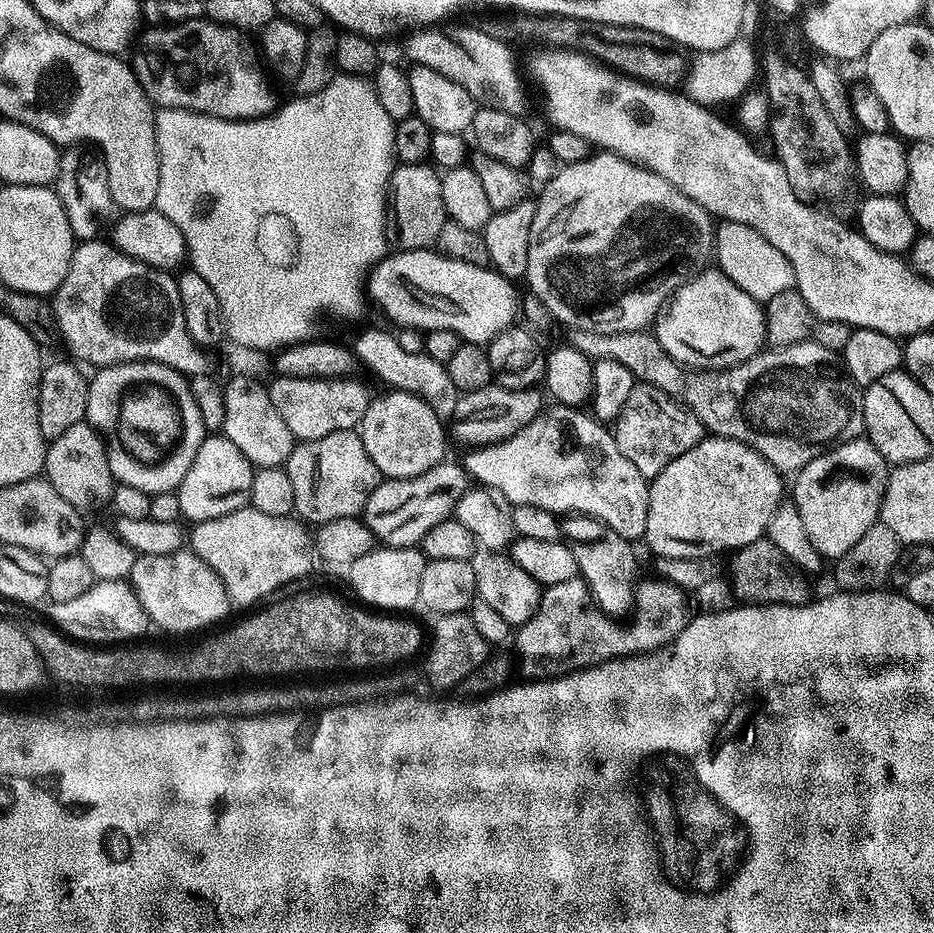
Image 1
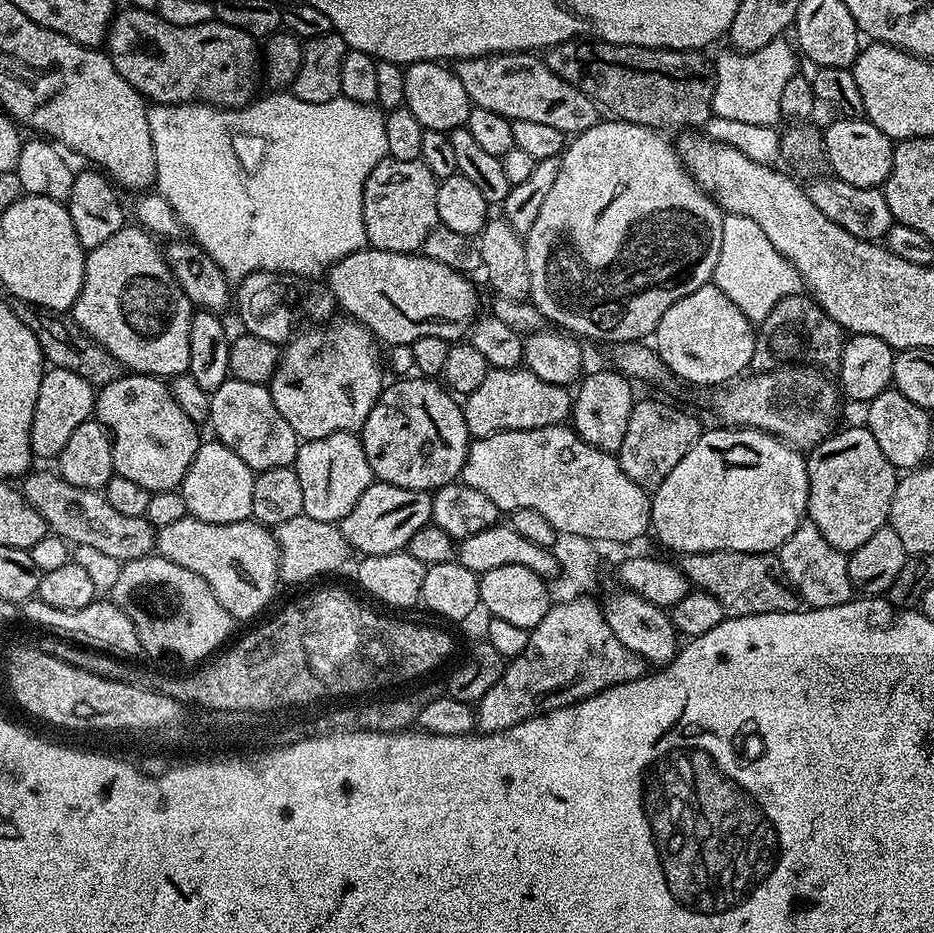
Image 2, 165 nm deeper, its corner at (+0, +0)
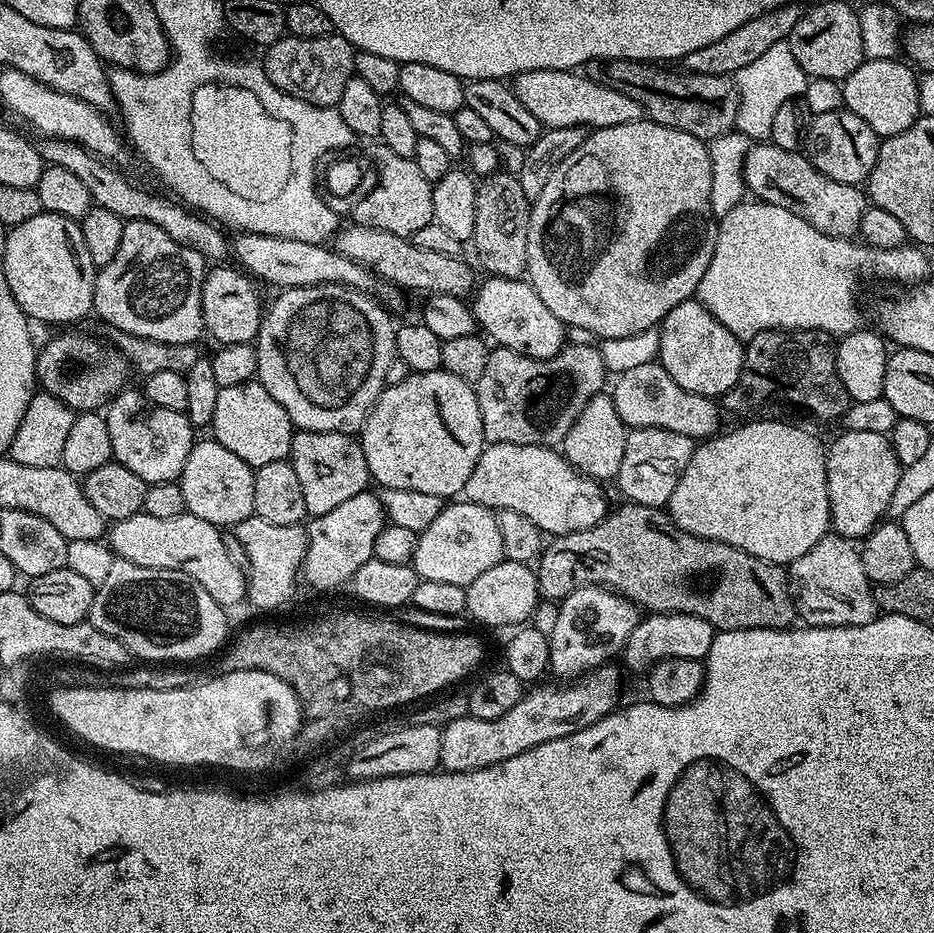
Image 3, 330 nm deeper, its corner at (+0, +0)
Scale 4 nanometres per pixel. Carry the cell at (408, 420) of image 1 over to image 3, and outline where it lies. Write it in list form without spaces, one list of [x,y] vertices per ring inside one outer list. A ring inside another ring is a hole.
[[[443,370],[439,372],[413,372],[405,375],[405,377],[405,380],[400,380],[397,384],[389,383],[385,387],[368,415],[372,420],[372,465],[368,468],[368,475],[375,483],[376,480],[380,483],[379,487],[381,489],[418,490],[418,494],[434,494],[441,498],[459,497],[464,491],[470,474],[474,474],[474,466],[486,447],[484,431],[482,430],[482,410],[478,410],[476,389],[469,381]]]

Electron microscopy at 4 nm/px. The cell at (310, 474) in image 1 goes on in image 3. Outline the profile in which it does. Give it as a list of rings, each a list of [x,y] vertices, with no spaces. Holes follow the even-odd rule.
[[[297,431],[292,438],[290,463],[302,485],[309,517],[330,514],[334,506],[342,506],[346,498],[354,498],[354,494],[365,491],[370,484],[366,454],[362,454],[359,439],[342,432]]]

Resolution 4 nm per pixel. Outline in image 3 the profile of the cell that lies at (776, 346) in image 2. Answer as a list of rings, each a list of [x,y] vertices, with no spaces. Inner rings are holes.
[[[771,328],[754,334],[744,344],[744,369],[740,372],[738,387],[727,397],[732,408],[744,408],[747,404],[764,404],[771,396],[777,396],[788,404],[797,404],[813,412],[820,420],[839,421],[848,411],[850,401],[836,373],[837,341],[826,332],[813,328]]]

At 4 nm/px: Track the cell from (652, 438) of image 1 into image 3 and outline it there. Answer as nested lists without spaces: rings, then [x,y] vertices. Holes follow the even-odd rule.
[[[633,428],[627,435],[621,469],[615,476],[614,484],[620,487],[625,501],[664,508],[690,462],[694,440],[685,434],[658,428]]]

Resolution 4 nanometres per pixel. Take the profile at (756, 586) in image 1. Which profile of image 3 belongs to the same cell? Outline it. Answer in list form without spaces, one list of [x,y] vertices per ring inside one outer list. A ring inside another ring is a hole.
[[[631,502],[621,505],[621,508],[613,507],[602,522],[586,530],[555,537],[540,553],[534,571],[540,584],[540,595],[545,601],[559,602],[565,600],[575,588],[598,584],[627,596],[629,600],[635,600],[637,605],[645,609],[648,607],[649,613],[694,614],[698,618],[706,618],[713,628],[722,632],[747,628],[787,628],[797,623],[790,576],[781,565],[772,564],[754,554],[746,554],[726,542],[690,534],[679,528],[664,508],[651,508]]]

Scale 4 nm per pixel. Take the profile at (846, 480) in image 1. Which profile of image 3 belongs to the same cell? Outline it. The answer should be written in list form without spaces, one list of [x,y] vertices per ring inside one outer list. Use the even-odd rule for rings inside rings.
[[[863,430],[857,432],[841,431],[841,436],[826,448],[824,461],[826,462],[826,490],[830,498],[831,527],[835,535],[845,536],[853,542],[859,541],[868,535],[877,524],[885,519],[890,498],[898,486],[898,478],[902,465],[898,462],[898,454],[894,454],[892,441],[882,433],[867,433]]]

